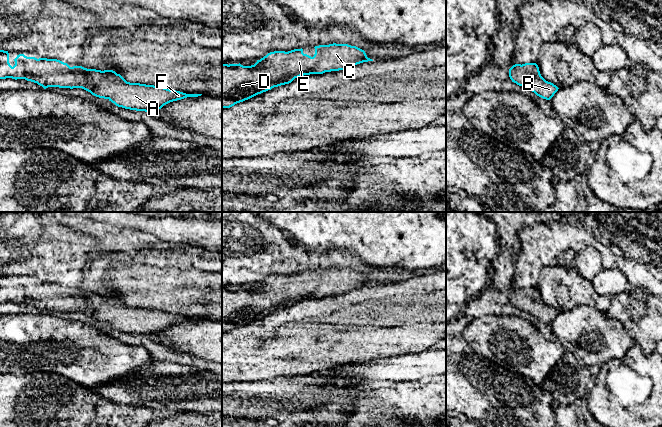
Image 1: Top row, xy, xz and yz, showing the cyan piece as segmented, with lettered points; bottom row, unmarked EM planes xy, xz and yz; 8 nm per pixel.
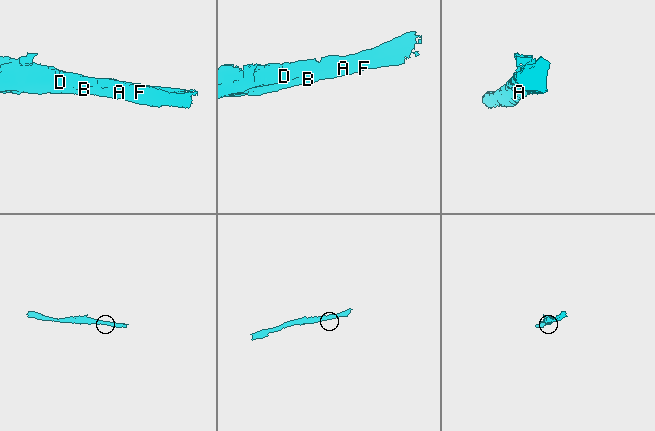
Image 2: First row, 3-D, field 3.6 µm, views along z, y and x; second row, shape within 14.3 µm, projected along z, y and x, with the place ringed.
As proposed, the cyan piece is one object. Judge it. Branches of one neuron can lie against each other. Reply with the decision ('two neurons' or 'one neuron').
one neuron

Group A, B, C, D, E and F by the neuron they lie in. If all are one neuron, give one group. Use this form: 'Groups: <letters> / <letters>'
Groups: A B C D E F

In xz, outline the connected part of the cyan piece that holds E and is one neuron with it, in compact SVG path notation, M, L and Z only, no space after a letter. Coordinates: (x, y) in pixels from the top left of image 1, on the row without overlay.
M333 267L314 272L313 281L304 278L301 272L288 276L270 276L251 290L243 290L240 287L222 288L222 332L230 332L274 311L289 308L300 300L345 294L363 286L373 285L367 281L364 274L348 268Z

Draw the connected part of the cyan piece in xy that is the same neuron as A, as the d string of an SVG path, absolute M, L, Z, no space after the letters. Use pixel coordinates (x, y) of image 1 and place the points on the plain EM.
M0 274L0 303L25 303L37 307L44 313L48 311L59 312L82 312L92 319L108 323L118 331L125 333L145 335L148 337L156 337L164 329L181 324L187 321L198 321L202 318L186 318L176 314L170 314L161 310L146 309L140 307L127 306L120 298L113 294L96 294L87 293L82 290L70 291L57 283L27 281L19 278L14 283L15 289L12 291L9 287L8 275Z

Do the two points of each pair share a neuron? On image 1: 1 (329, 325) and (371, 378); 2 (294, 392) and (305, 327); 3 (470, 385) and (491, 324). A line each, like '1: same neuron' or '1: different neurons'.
1: different neurons
2: different neurons
3: different neurons

